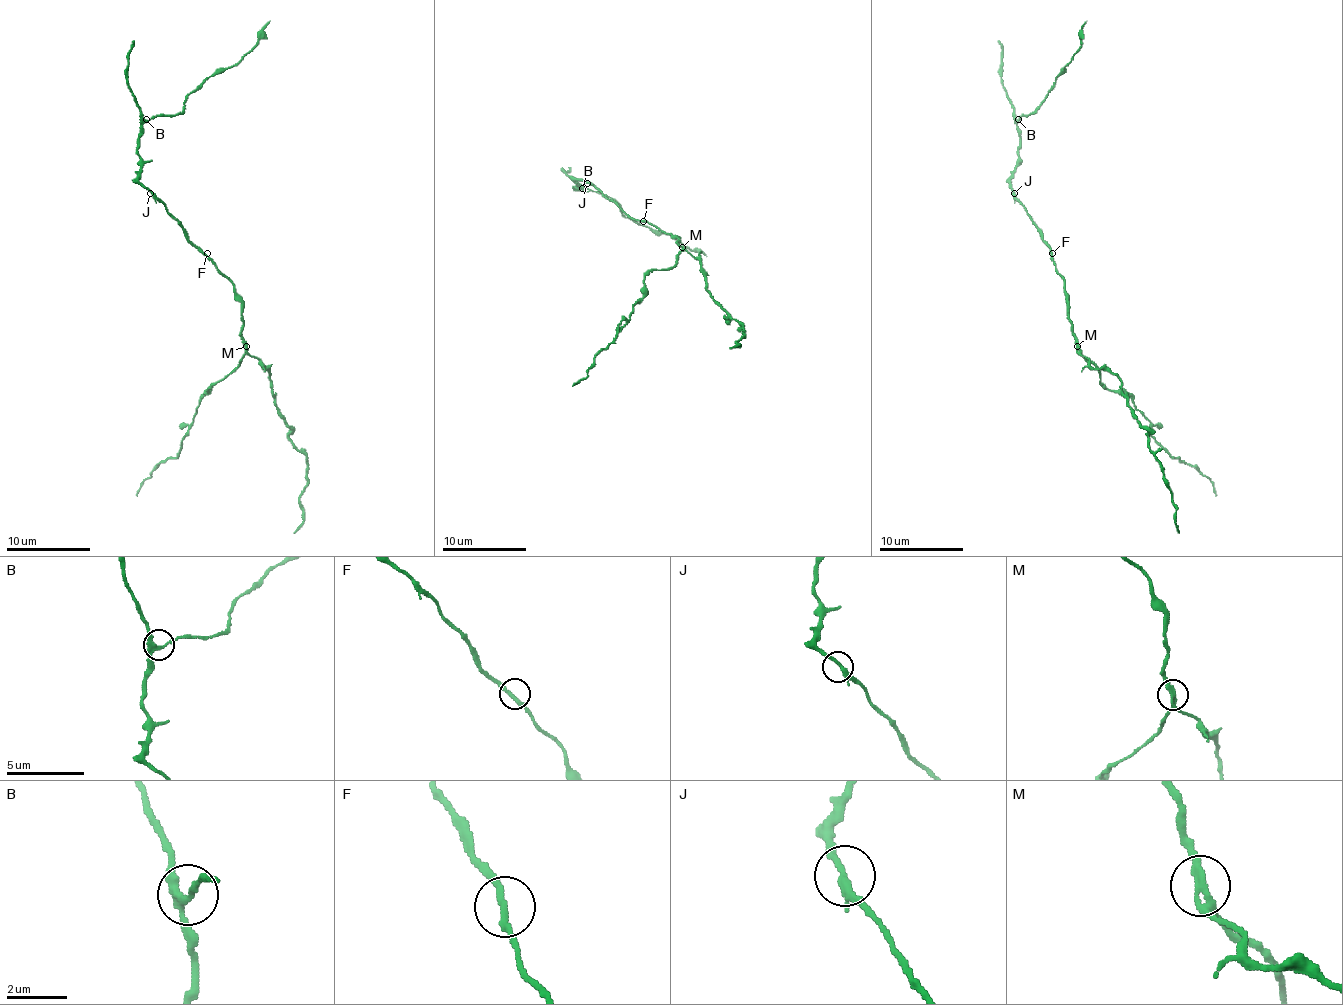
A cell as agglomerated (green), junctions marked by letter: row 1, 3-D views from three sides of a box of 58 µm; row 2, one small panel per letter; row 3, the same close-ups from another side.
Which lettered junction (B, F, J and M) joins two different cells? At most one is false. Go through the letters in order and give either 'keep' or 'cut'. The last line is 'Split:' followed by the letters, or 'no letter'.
B: keep
F: keep
J: keep
M: cut
Split: M

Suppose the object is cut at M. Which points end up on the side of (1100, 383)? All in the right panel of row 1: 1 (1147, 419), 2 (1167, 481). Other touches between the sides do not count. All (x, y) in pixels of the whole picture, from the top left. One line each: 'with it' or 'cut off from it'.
1: with it
2: cut off from it

